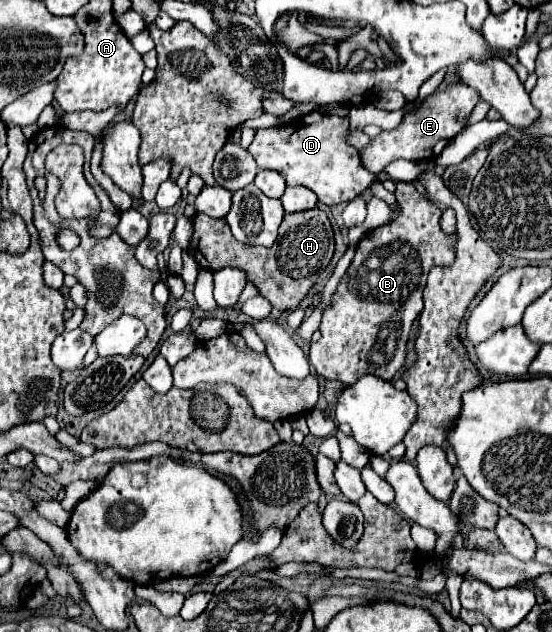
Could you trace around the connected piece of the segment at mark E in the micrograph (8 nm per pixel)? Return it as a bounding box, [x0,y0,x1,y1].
[361,83,479,173]

